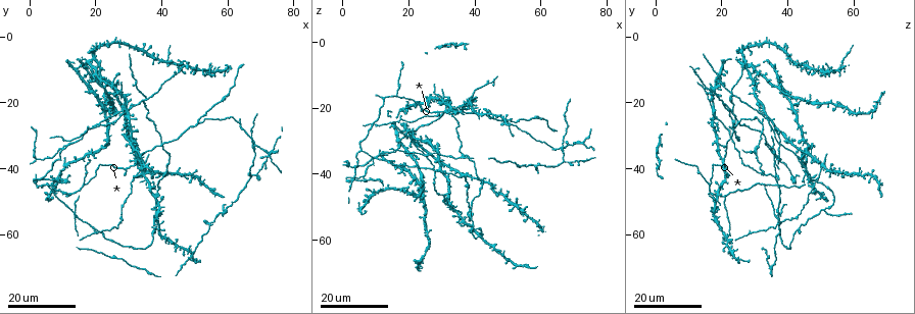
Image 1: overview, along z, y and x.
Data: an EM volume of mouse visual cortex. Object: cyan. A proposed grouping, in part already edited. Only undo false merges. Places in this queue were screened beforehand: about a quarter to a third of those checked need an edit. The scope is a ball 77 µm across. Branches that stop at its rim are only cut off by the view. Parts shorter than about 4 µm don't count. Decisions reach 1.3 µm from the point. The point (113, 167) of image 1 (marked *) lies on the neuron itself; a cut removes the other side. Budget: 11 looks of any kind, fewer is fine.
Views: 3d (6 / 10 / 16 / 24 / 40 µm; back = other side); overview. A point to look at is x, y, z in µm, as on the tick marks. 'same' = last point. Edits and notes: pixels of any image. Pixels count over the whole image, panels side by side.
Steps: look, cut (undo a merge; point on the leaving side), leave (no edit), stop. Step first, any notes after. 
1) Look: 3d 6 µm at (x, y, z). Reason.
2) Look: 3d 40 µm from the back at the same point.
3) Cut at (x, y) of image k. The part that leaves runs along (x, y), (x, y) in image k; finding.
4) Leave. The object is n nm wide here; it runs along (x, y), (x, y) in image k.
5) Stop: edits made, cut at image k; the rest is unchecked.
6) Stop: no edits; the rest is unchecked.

Look: 3d 24 µm at (16.5, 44.5, 16.0). Three arms meet.

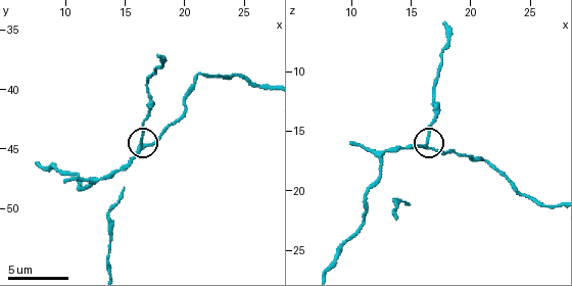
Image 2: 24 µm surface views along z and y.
Look: 3d 10 µm at (16.4, 44.6, 16.2). Zoom in.

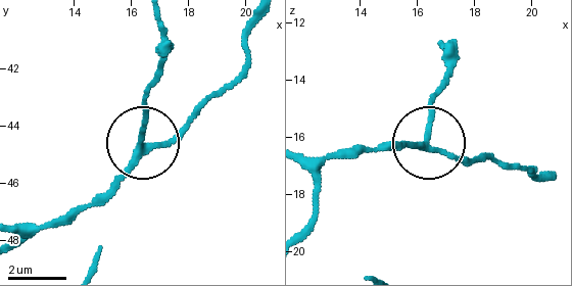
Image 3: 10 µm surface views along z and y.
Leave. 3 arms meet here; it runs along (551, 177), (465, 162), (435, 148), (428, 138), (433, 92) in image 3; continuous, no second neuron.

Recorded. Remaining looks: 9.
Look: 3d 24 µm at (29.0, 21.0, 17.5). Thin arm on a thick one.

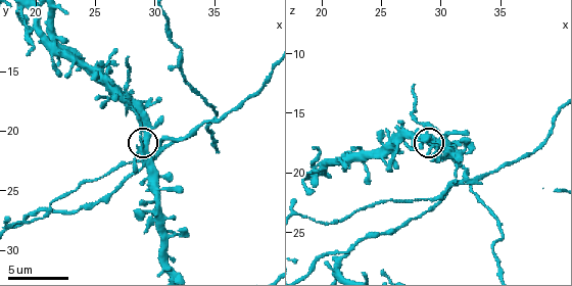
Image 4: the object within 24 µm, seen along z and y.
Look: 3d 10 µm at the same point.

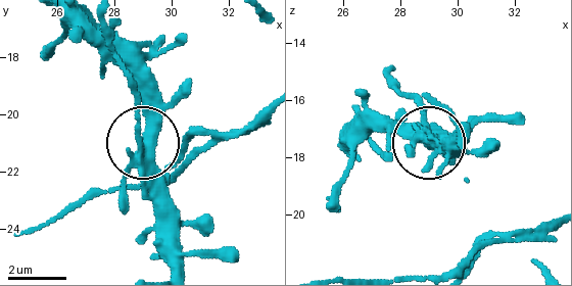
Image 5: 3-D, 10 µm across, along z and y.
Cut at (135, 126) of image 5. The object is 370 nm wide here; the part that leaves runs along (140, 165), (140, 102), (106, 21) in image 5; two neurons meet here.

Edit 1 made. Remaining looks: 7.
Look: overview.

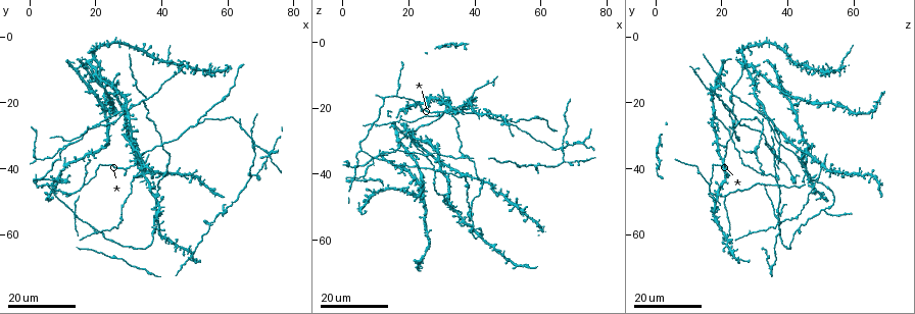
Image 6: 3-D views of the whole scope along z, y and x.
Look: 3d 16 µm at (34.0, 39.0, 51.0). Looks like a crossing.

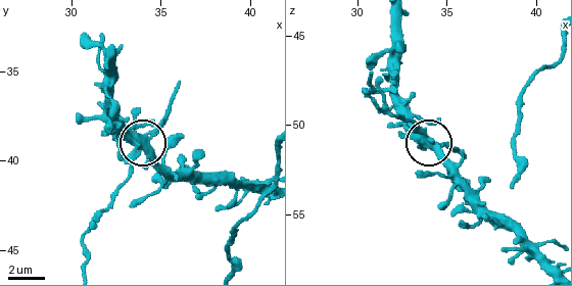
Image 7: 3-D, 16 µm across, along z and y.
Look: 3d 10 µm at (33.9, 39.5, 50.6).

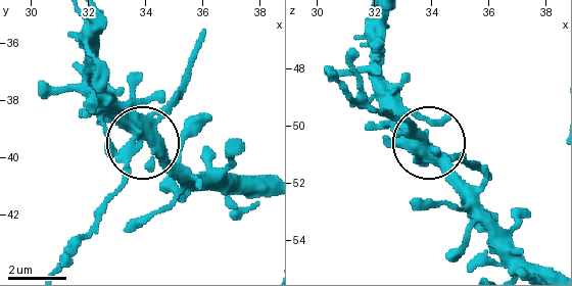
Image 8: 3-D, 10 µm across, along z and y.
Leave. 5 arms meet here; it runs along (374, 20), (377, 87), (467, 187) in image 8; all the same neuron.

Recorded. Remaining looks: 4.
Look: 3d 16 µm at (50.0, 27.0, 24.0). Three arms meet.

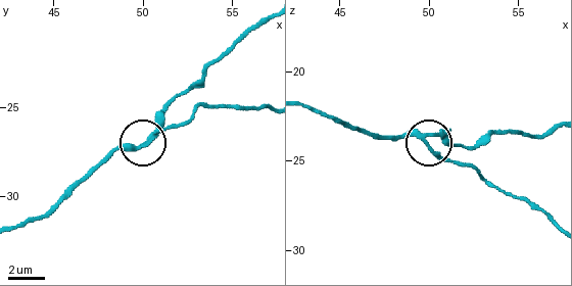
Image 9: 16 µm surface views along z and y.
Look: 3d 10 µm at (49.9, 27.3, 23.8).

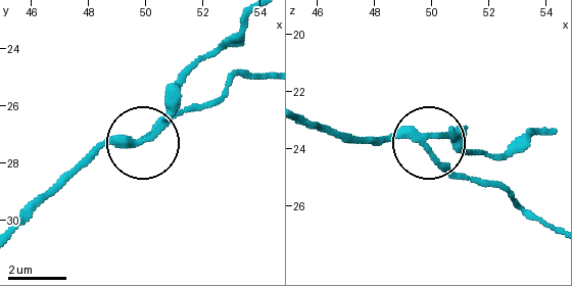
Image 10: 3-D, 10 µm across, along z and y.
Leave. 3 arms meet here; continuous, no second neuron.

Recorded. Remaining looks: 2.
Stop: edits made, cut at image 5; the rest is unchecked.

